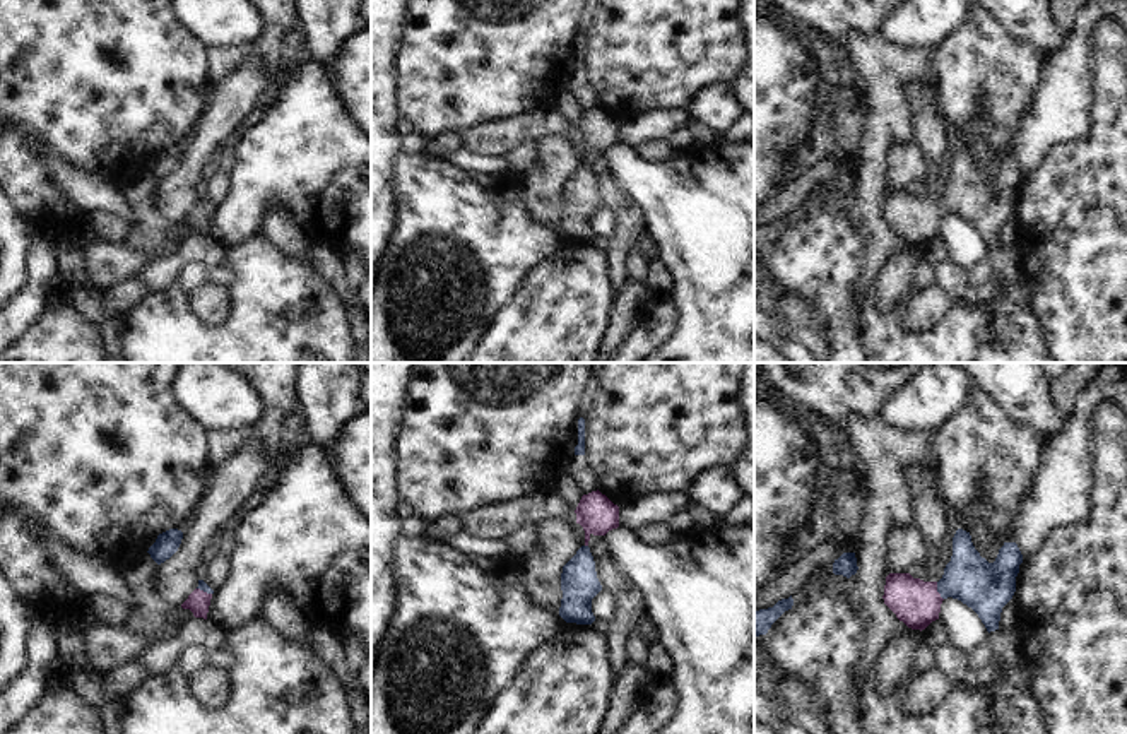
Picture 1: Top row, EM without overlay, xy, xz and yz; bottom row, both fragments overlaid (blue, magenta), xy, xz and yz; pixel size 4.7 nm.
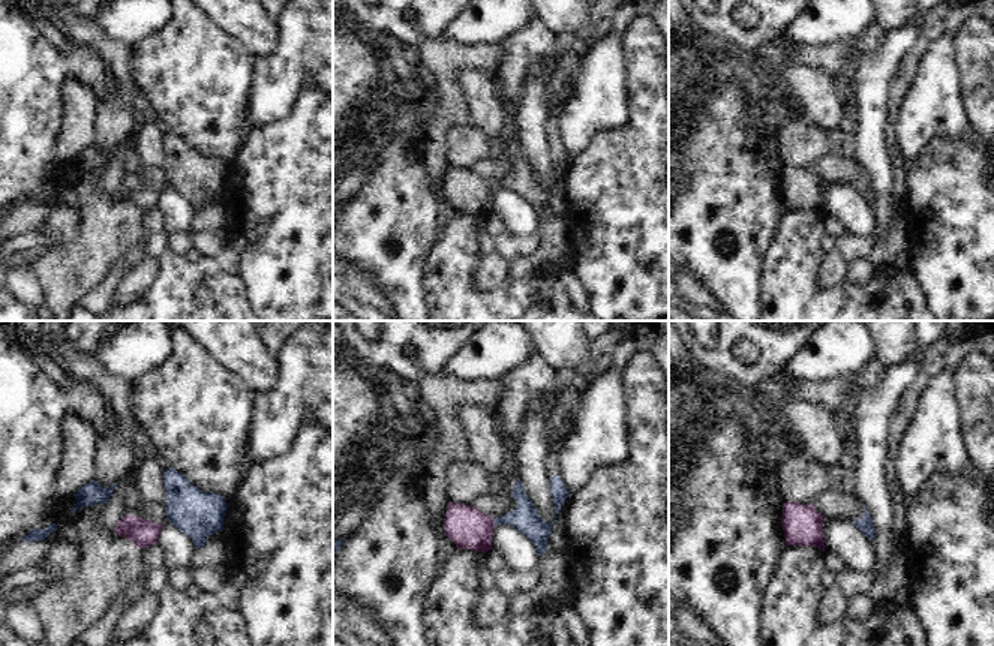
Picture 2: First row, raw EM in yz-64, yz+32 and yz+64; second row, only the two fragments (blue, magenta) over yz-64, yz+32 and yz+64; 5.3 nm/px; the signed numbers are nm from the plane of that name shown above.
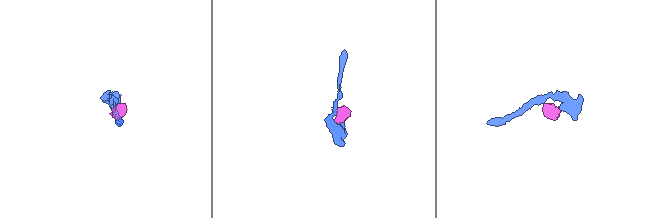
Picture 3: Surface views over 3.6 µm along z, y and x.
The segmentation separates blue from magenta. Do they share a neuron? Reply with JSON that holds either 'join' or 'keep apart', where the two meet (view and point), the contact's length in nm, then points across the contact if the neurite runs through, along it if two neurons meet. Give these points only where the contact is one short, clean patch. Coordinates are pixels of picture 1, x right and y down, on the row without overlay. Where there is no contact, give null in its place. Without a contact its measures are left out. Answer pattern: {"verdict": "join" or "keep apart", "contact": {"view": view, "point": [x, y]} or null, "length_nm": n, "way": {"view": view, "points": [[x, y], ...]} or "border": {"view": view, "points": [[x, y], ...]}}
{"verdict": "join", "contact": {"view": "yz", "point": [938, 207]}, "length_nm": 90, "way": {"view": "yz", "points": [[985, 204], [938, 207], [915, 219]]}}

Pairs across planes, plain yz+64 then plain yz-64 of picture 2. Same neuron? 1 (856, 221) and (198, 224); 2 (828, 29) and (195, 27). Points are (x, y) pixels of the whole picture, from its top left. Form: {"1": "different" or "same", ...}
{"1": "different", "2": "different"}

